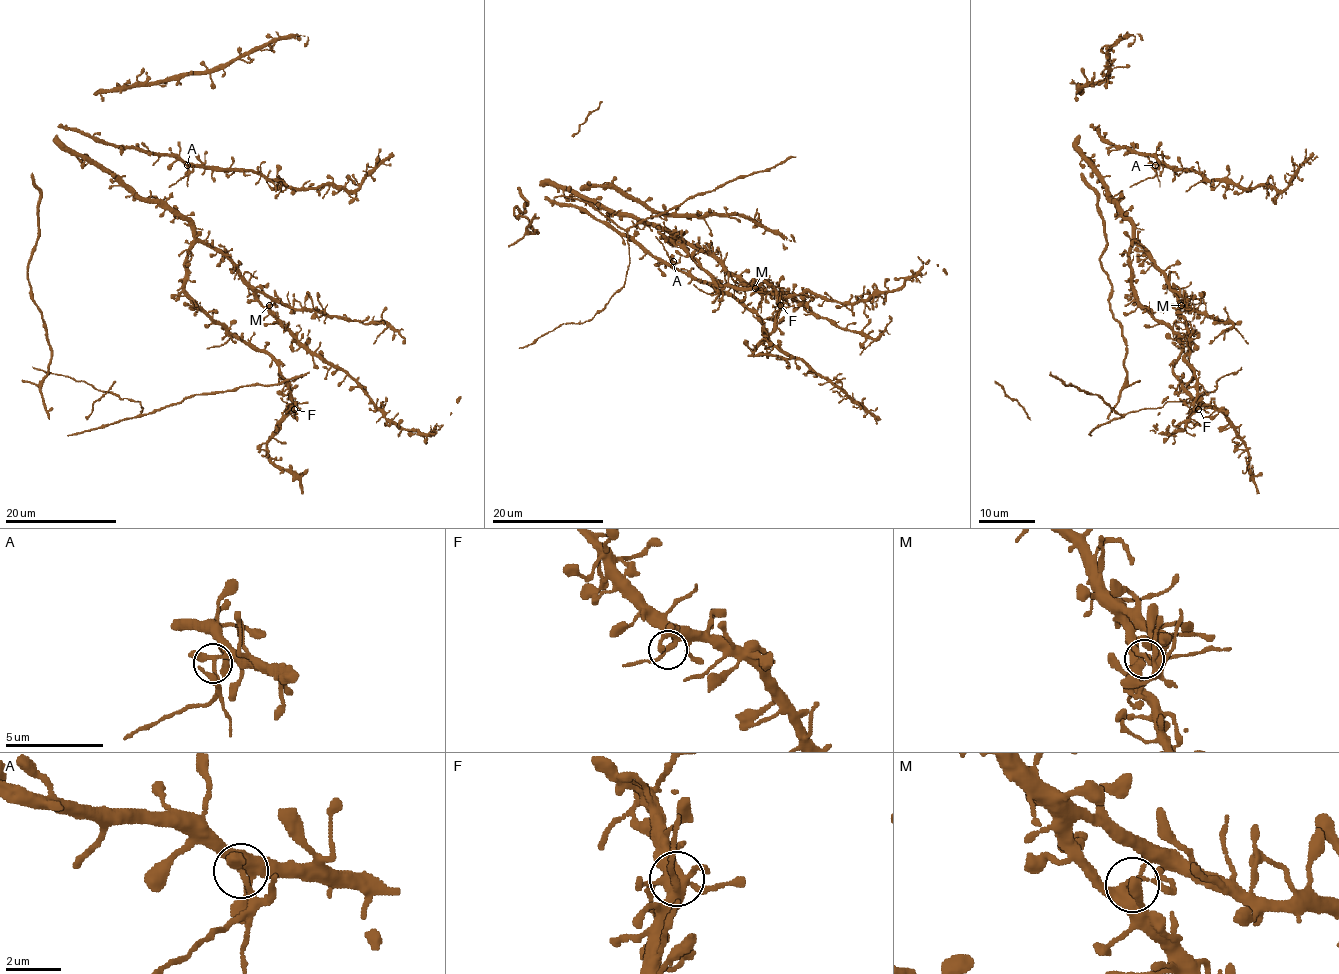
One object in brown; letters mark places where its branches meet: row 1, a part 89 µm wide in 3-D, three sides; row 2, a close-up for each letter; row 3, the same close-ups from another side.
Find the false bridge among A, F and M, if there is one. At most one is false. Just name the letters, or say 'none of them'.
A

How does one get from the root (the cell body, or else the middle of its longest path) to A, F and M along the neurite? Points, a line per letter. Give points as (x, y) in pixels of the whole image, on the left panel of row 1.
A: (59, 148), (88, 156), (150, 199), (164, 201), (171, 192), (169, 187), (188, 173), (186, 166)
F: (59, 148), (88, 156), (188, 222), (193, 247), (185, 293), (276, 363), (294, 409)
M: (59, 148), (88, 156), (139, 195), (174, 208), (199, 238), (231, 262), (252, 294), (269, 305)

